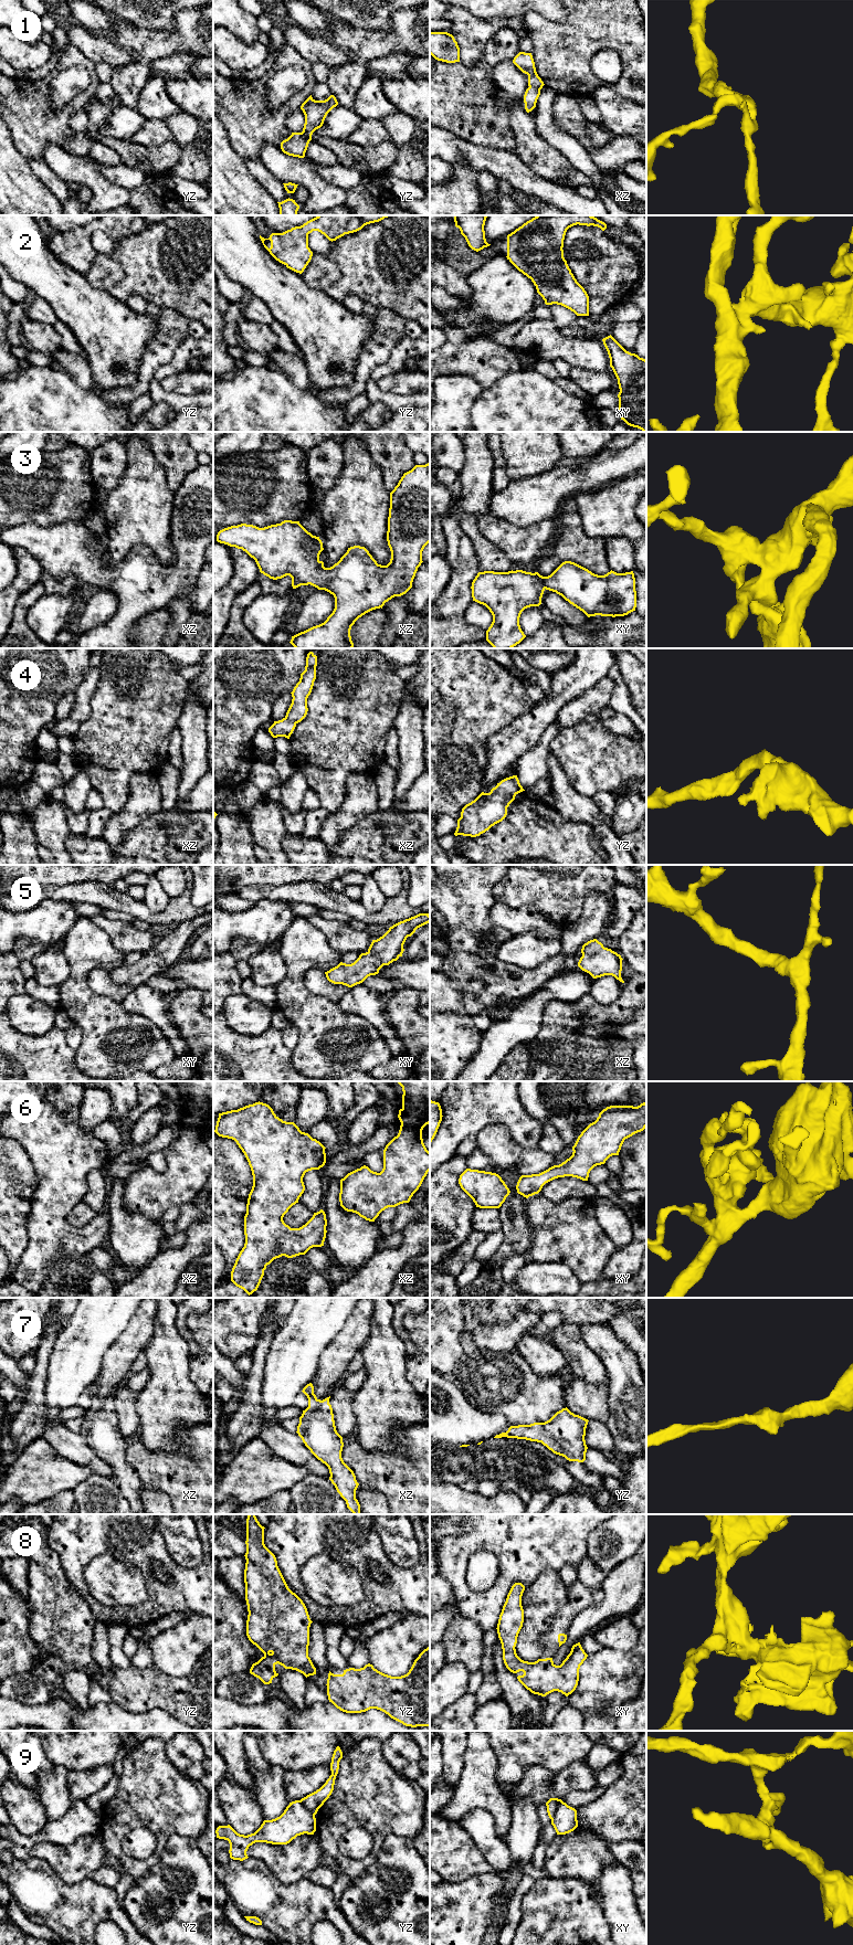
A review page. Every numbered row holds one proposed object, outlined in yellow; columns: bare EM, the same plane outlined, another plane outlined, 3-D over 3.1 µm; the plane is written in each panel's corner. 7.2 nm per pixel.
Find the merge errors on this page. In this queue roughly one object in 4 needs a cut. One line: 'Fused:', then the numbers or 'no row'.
Fused: 9

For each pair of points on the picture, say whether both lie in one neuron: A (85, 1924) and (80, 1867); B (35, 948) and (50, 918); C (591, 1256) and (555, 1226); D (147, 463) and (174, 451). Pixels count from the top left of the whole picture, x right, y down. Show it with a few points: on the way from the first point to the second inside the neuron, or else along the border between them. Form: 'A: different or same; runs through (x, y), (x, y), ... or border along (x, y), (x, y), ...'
A: different; border along (55, 1873), (69, 1883), (79, 1883), (88, 1877)
B: different; border along (56, 942), (37, 942), (20, 938), (12, 949)
C: same; runs through (582, 1247), (567, 1232), (564, 1232)
D: different; border along (146, 443), (164, 468), (166, 483)

